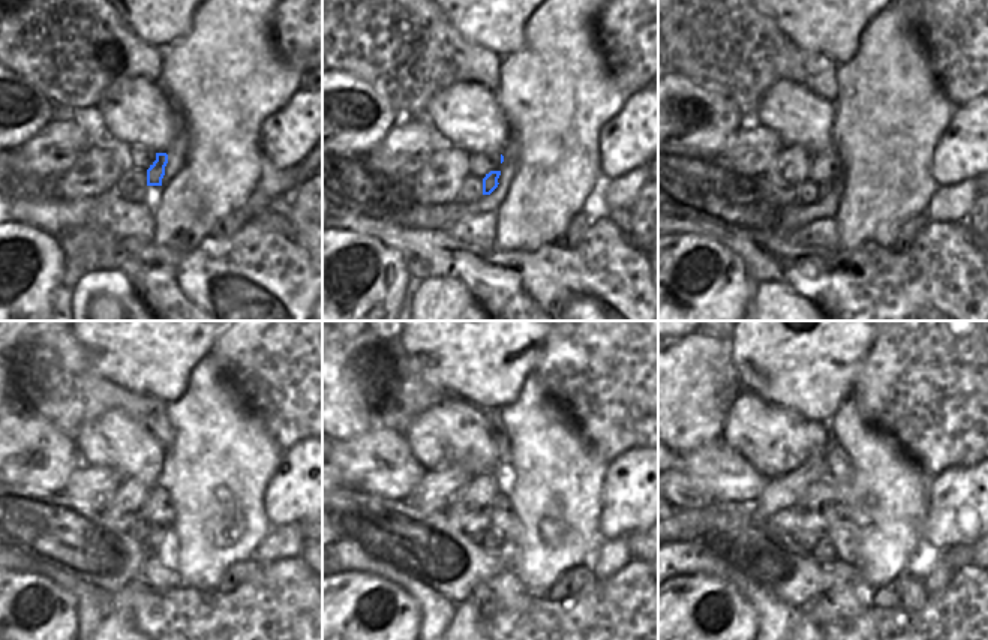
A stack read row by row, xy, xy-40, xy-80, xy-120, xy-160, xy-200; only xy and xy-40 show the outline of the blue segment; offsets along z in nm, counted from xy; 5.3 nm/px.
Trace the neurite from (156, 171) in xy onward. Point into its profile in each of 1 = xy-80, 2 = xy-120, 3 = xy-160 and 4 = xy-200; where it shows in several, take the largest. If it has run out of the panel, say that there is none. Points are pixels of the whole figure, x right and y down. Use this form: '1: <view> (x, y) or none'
1: xy-80 (825, 189)
2: xy-120 (156, 538)
3: xy-160 (491, 543)
4: xy-200 (823, 552)

